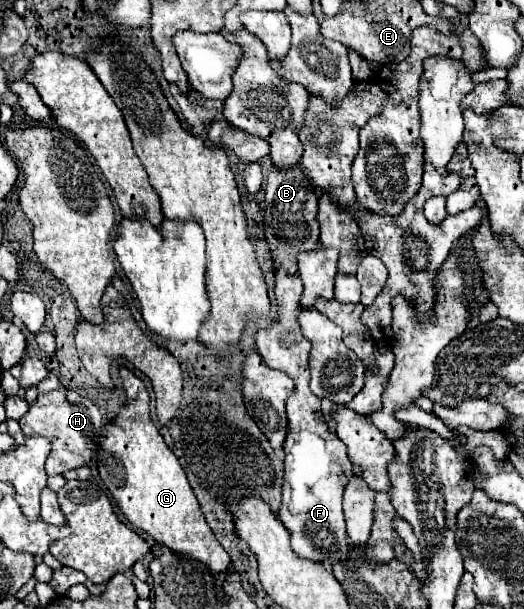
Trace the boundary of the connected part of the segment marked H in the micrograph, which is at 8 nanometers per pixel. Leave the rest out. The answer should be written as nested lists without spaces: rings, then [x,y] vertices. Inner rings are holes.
[[[72,390],[38,394],[38,398],[30,404],[30,410],[20,418],[20,428],[24,436],[46,436],[52,442],[52,452],[46,460],[48,476],[64,474],[68,470],[84,466],[92,458],[92,450],[104,432],[102,416],[96,404]]]

